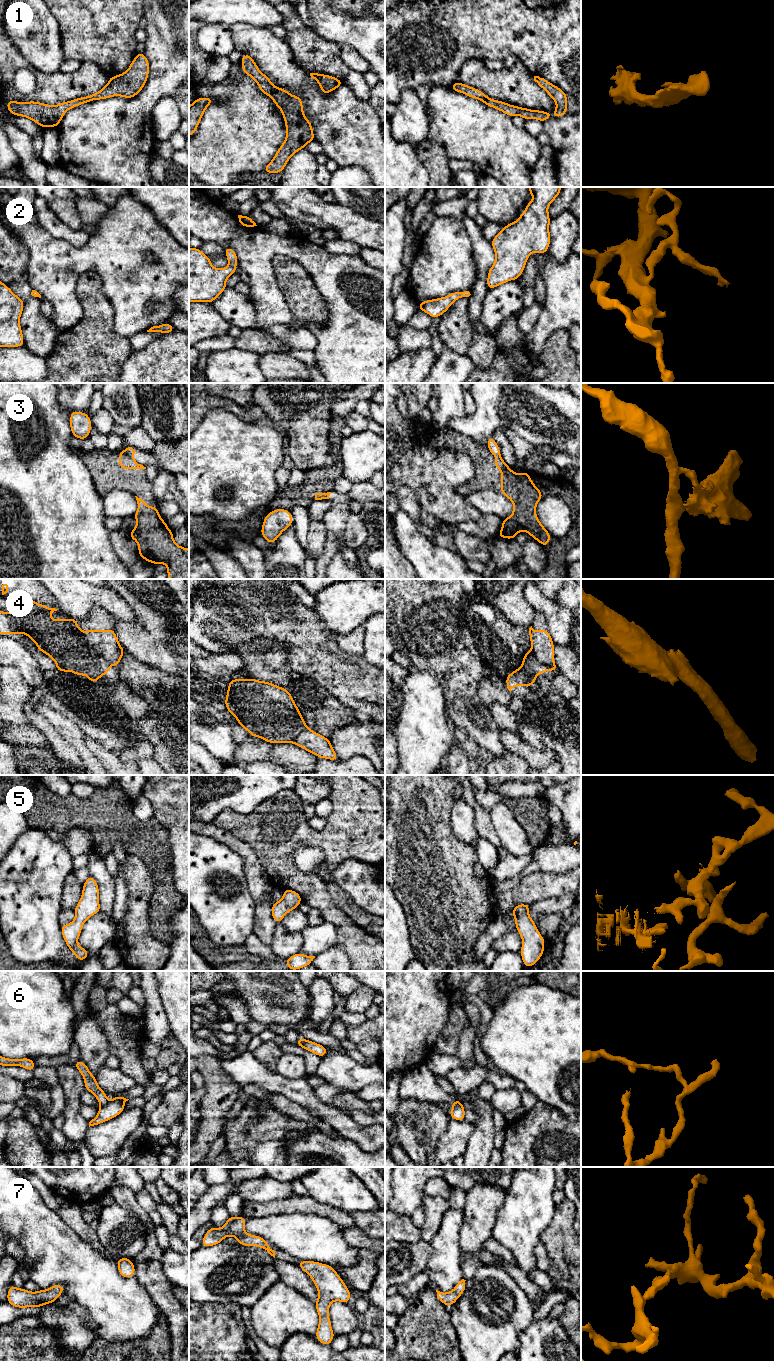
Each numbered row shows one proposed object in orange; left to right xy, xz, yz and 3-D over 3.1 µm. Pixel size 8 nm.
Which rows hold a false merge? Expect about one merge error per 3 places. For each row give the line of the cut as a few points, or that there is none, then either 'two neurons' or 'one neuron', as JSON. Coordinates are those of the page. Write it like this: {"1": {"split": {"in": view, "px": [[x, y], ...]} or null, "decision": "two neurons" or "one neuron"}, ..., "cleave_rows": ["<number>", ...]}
{"1": {"split": null, "decision": "one neuron"}, "2": {"split": null, "decision": "one neuron"}, "3": {"split": {"in": "xy", "px": [[125, 451], [132, 458]]}, "decision": "two neurons"}, "4": {"split": {"in": "xy", "px": [[82, 632], [85, 640], [111, 664]]}, "decision": "two neurons"}, "5": {"split": null, "decision": "one neuron"}, "6": {"split": {"in": "xy", "px": [[109, 1101], [101, 1106]]}, "decision": "two neurons"}, "7": {"split": null, "decision": "one neuron"}, "cleave_rows": ["3", "4", "6"]}

